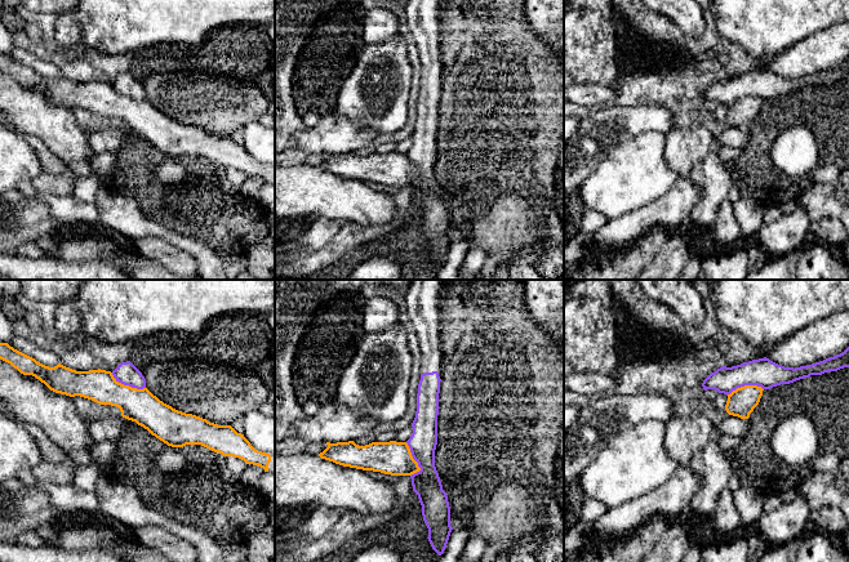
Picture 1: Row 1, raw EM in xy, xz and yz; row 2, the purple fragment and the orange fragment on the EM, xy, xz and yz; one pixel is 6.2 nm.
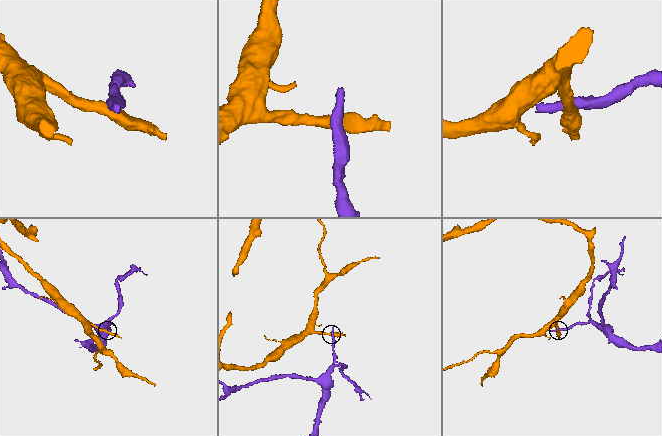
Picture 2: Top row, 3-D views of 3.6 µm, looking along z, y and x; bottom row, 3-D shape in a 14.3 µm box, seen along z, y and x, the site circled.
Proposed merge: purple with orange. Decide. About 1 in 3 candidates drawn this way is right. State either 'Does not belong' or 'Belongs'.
Does not belong

